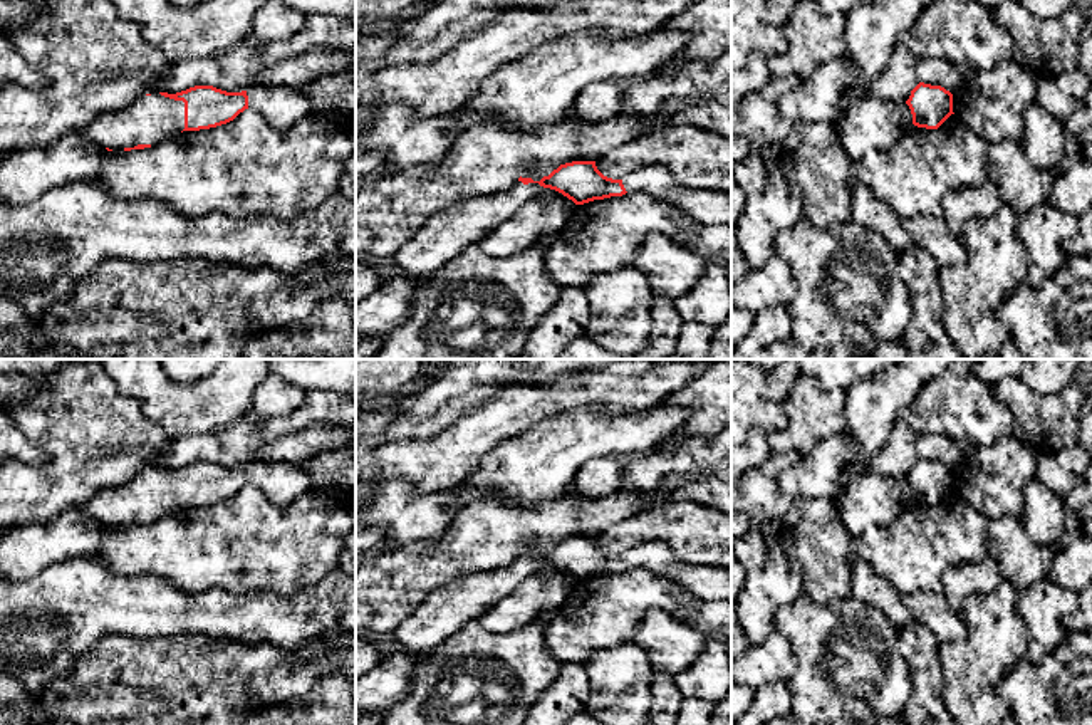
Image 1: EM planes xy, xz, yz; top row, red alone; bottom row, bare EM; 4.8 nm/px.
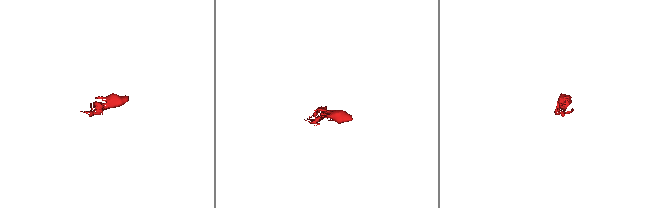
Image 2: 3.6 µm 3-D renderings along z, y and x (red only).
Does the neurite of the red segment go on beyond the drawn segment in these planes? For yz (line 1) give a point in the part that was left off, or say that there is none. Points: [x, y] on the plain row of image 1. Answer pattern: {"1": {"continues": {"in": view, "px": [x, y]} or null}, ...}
{"1": {"continues": null}}

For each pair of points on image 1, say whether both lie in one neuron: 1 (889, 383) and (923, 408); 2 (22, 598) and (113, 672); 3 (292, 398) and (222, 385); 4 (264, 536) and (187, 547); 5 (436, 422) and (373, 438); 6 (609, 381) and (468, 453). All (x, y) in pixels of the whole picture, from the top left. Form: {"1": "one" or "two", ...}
{"1": "two", "2": "two", "3": "two", "4": "one", "5": "one", "6": "one"}

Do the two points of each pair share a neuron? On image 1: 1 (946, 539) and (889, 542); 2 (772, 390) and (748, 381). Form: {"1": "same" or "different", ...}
{"1": "same", "2": "different"}

